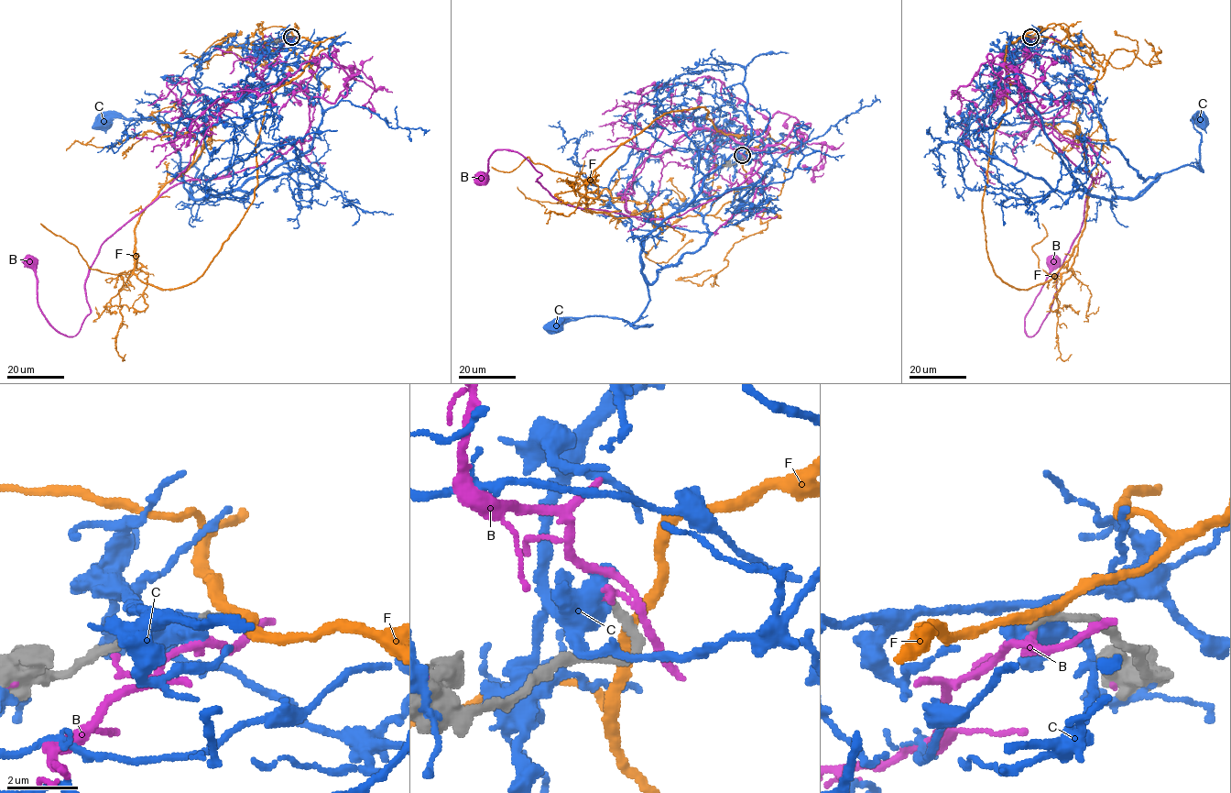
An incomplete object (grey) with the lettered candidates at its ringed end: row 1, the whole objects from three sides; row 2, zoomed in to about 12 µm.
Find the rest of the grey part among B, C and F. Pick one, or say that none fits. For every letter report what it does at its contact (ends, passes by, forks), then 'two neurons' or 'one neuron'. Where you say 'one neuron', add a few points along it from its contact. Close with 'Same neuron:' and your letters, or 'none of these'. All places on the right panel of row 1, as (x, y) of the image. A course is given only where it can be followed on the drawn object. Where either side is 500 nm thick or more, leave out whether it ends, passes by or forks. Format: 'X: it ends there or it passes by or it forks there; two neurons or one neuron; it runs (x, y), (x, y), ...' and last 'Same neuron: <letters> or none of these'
B: it passes by; two neurons
C: it passes by; two neurons
F: it passes by; two neurons
Same neuron: none of these

